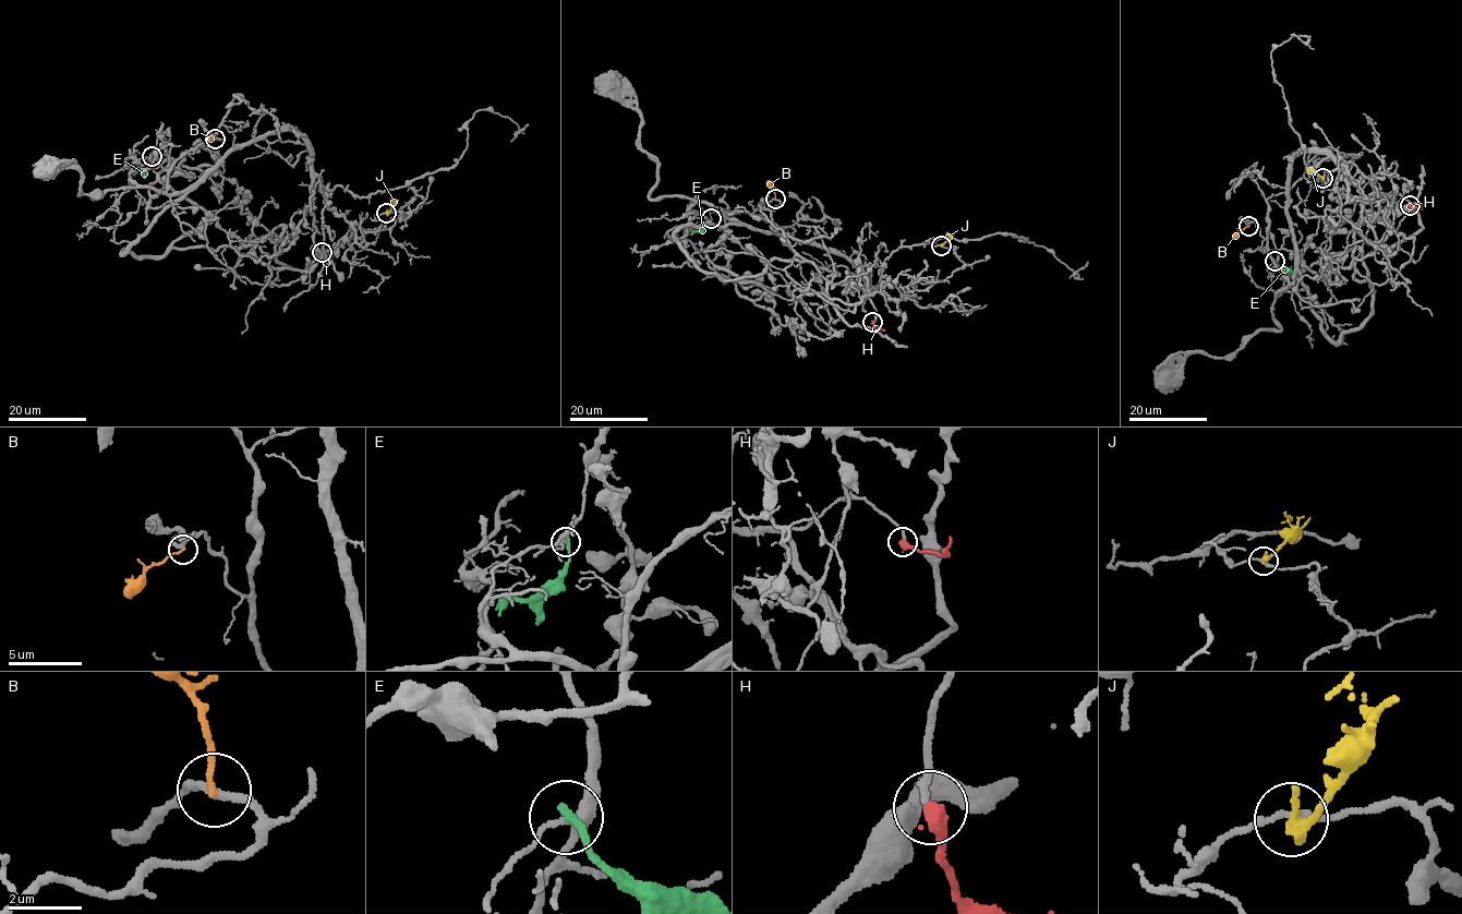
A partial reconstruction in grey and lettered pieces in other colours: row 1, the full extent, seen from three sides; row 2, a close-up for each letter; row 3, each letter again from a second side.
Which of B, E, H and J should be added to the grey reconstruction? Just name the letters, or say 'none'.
H

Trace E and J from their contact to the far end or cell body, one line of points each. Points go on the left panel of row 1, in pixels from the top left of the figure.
E: (152, 156), (149, 166), (132, 173)
J: (386, 213), (391, 208), (393, 197)

